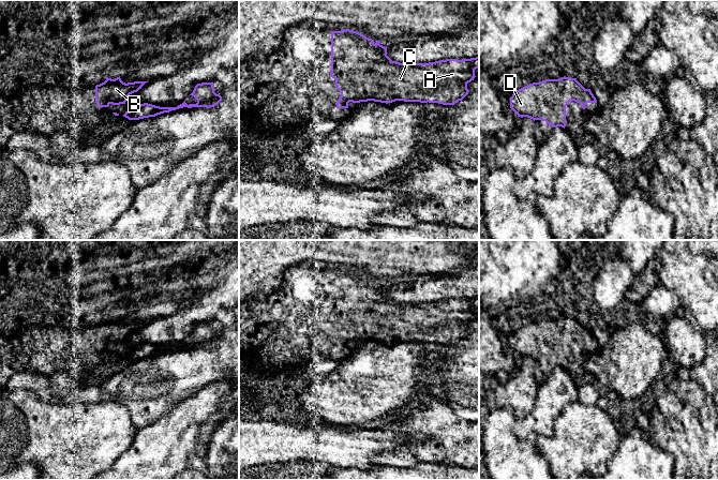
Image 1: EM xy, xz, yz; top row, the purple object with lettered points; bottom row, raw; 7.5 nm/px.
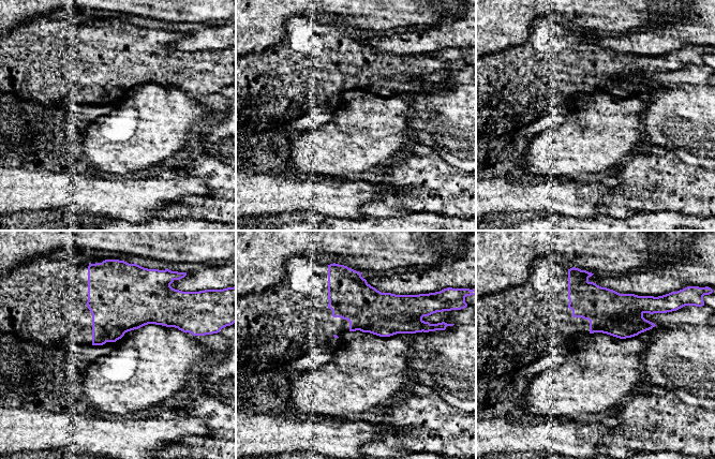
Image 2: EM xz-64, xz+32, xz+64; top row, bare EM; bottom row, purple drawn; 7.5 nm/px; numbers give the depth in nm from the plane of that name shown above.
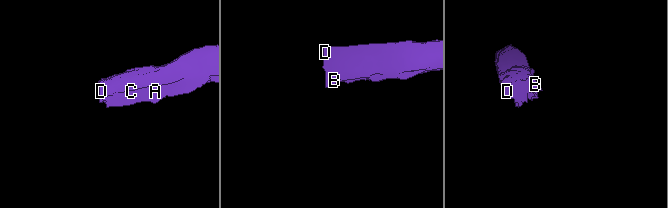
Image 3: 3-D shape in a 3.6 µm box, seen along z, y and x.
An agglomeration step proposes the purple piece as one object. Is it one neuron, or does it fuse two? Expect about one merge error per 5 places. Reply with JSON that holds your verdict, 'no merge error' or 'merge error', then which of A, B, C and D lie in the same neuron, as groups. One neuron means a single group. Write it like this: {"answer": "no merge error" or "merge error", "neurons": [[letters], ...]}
{"answer": "no merge error", "neurons": [["A", "B", "C", "D"]]}

